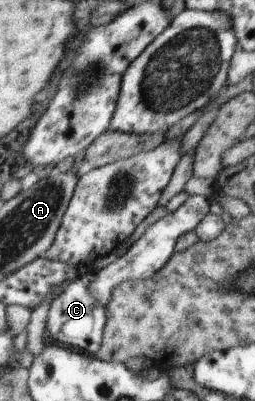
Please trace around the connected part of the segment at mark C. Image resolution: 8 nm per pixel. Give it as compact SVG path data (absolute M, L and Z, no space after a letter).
M201 195L190 196L189 200L180 209L170 212L160 221L154 222L152 227L149 227L144 232L144 235L128 250L128 253L123 255L119 260L116 260L110 267L94 271L90 269L82 272L78 278L70 283L60 295L56 295L54 301L52 301L47 325L48 340L96 356L104 343L107 311L113 297L113 291L122 282L128 280L147 280L154 277L175 254L178 239L184 234L194 232L198 225L200 225L200 222L210 213L210 207L212 207L212 201L208 197Z

